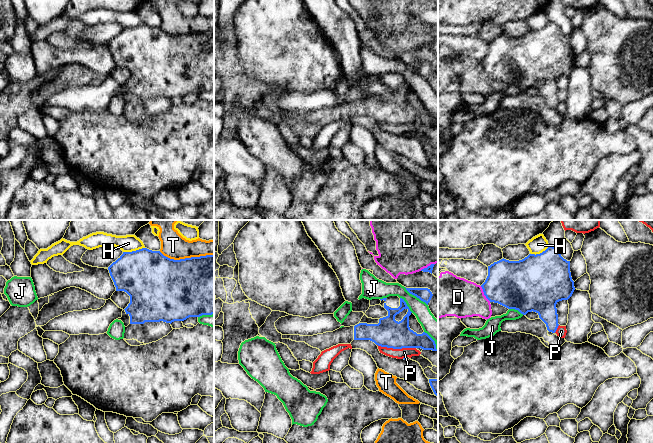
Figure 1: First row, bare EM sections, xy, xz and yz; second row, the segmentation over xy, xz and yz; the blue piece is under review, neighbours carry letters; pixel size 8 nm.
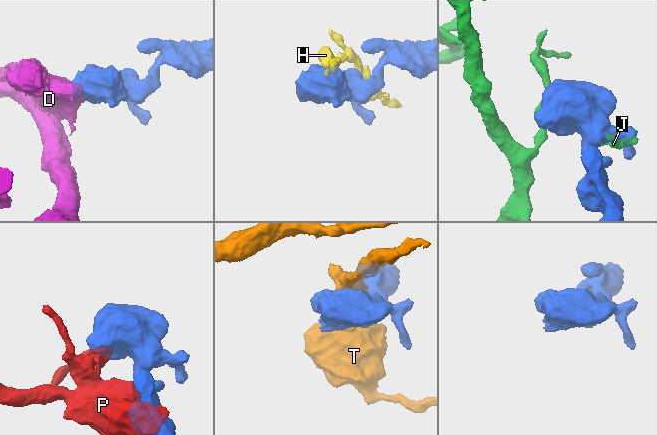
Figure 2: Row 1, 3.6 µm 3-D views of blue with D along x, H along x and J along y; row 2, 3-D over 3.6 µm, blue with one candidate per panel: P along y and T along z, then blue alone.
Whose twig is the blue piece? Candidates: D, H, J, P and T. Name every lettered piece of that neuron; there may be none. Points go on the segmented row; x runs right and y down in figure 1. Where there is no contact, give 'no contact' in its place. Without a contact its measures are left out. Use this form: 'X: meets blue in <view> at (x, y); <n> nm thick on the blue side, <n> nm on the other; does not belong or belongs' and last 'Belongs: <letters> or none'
D: meets blue in yz at (484, 294); 380 nm thick on the blue side, 320 nm on the other; does not belong
H: meets blue in xy at (133, 251); 420 nm thick on the blue side, 140 nm on the other; does not belong
J: meets blue in xz at (416, 296); 110 nm thick on the blue side, 140 nm on the other; does not belong
P: meets blue in xz at (396, 348); 220 nm thick on the blue side, 80 nm on the other; does not belong
T: meets blue in xy at (186, 258); 480 nm thick on the blue side, 200 nm on the other; does not belong
Belongs: none

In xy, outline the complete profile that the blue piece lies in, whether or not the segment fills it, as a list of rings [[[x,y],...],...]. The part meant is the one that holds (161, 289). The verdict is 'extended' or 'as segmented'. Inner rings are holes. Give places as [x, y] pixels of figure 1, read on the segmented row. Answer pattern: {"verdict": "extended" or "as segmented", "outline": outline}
{"verdict": "extended", "outline": [[[142,248],[123,254],[108,267],[116,291],[124,291],[130,296],[130,303],[118,318],[127,327],[129,324],[145,322],[184,321],[189,317],[214,314],[214,255],[191,257],[180,260],[170,259],[160,251]]]}

